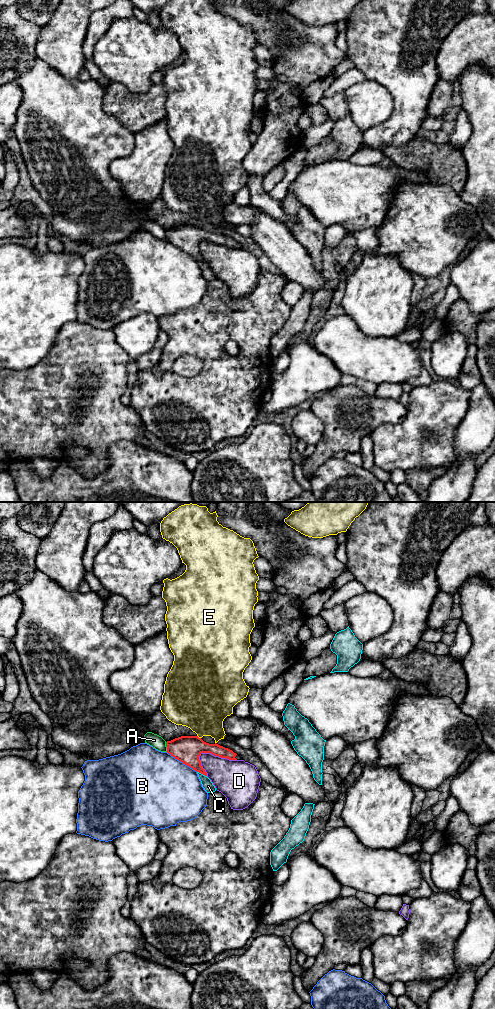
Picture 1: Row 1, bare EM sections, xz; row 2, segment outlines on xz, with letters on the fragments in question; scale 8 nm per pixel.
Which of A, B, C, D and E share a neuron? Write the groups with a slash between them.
A / B / C / D / E

